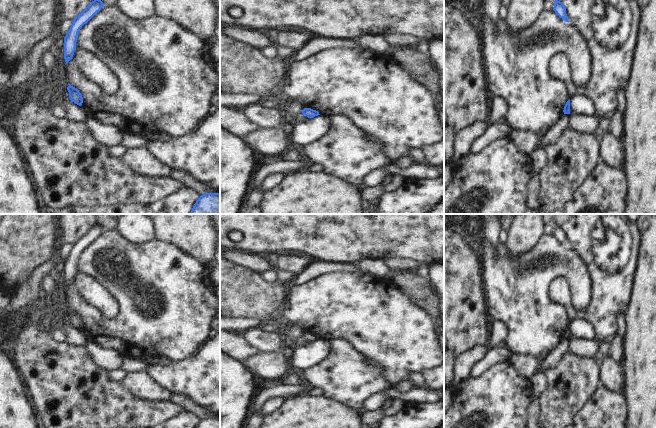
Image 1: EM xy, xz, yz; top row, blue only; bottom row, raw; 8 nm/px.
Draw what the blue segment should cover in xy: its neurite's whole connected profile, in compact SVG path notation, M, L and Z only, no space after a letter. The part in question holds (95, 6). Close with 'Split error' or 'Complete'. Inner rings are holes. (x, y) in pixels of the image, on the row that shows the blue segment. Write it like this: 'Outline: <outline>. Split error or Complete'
Outline: M94 0L74 18L69 31L64 37L64 59L66 64L71 60L76 50L76 41L80 28L99 12L103 5L104 3L101 0Z. Complete.

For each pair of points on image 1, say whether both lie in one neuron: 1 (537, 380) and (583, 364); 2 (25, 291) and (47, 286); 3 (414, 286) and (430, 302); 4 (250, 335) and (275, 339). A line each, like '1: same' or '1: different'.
1: different
2: different
3: same
4: same

